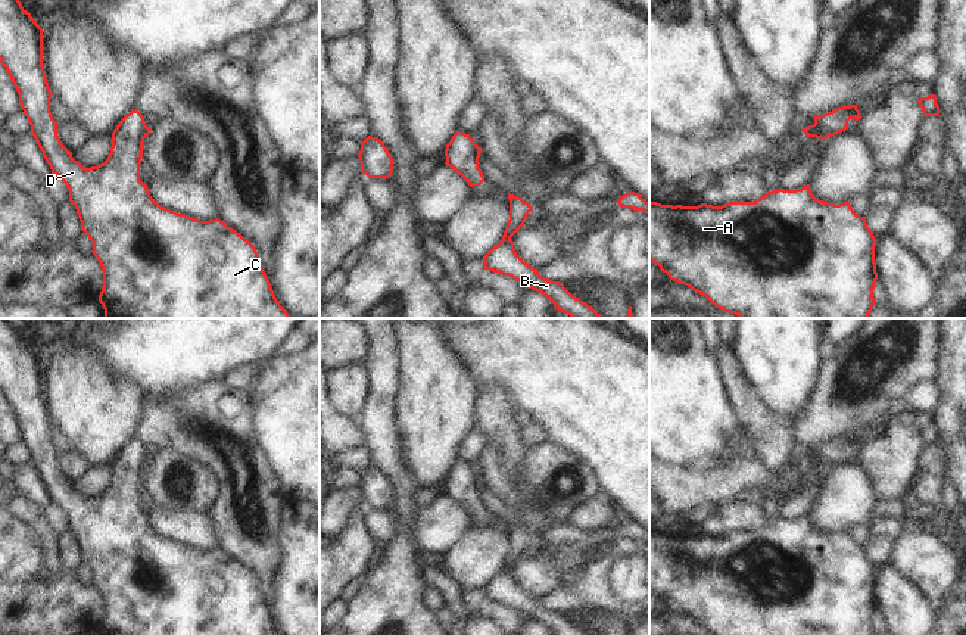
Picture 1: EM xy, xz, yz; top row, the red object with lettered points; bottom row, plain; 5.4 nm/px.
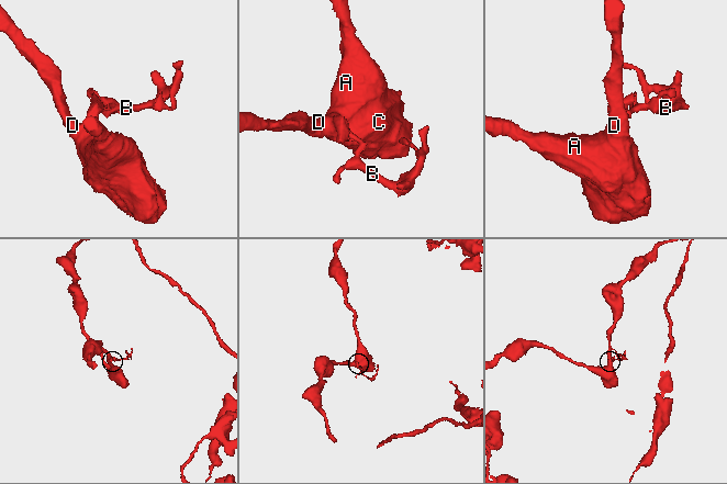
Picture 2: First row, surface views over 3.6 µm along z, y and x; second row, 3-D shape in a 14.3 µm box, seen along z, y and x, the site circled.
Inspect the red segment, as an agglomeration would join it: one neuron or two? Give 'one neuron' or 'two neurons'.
two neurons

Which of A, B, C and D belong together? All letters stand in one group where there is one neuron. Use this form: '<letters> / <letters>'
A C D / B

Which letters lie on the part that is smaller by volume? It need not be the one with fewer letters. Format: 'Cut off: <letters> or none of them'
Cut off: B

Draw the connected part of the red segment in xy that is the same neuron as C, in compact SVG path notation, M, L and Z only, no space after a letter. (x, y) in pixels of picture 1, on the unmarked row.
M0 318L0 392L19 424L21 439L31 455L31 464L52 504L66 514L69 532L75 536L81 551L81 561L93 573L91 582L103 601L103 616L99 625L102 635L280 635L258 582L247 569L219 548L200 551L162 538L152 529L147 514L140 510L146 452L137 439L127 443L113 460L110 483L103 494L84 498L72 488L57 466L57 452L50 442L53 423L43 396L43 358L22 337L19 326L10 318Z

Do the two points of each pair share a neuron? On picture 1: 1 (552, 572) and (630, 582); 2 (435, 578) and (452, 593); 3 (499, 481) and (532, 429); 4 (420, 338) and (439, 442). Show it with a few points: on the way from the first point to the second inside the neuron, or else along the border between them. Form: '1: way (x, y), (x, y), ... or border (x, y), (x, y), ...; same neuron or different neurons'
1: border (561, 585), (536, 598); different neurons
2: way (439, 581), (448, 588); same neuron
3: border (520, 427), (519, 438), (524, 448); different neurons
4: way (427, 364), (427, 391), (433, 397), (433, 416); same neuron

